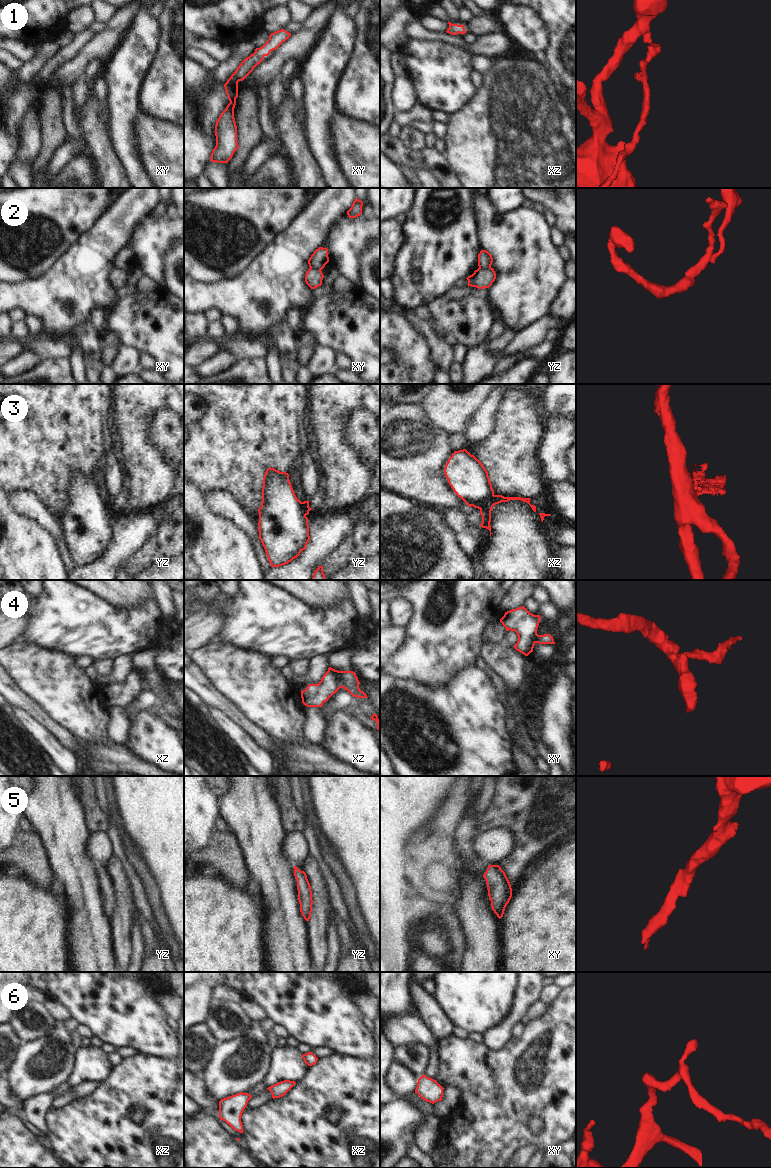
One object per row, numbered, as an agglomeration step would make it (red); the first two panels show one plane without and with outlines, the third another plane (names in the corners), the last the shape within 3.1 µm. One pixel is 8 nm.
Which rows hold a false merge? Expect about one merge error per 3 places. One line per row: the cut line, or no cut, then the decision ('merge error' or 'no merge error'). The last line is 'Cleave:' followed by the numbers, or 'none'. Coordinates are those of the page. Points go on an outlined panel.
1: no cut; no merge error
2: cut in yz along (479, 267), (490, 268); merge error
3: cut in xz along (493, 494), (486, 500), (478, 501), (472, 505); merge error
4: cut in xz along (339, 671), (339, 684), (341, 687); merge error
5: no cut; no merge error
6: no cut; no merge error
Cleave: 2, 3, 4

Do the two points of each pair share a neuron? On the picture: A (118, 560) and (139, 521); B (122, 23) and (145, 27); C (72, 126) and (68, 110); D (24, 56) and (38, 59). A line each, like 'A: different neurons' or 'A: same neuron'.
A: same neuron
B: different neurons
C: same neuron
D: different neurons

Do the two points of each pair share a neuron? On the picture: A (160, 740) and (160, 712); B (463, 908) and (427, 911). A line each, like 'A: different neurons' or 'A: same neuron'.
A: different neurons
B: different neurons

